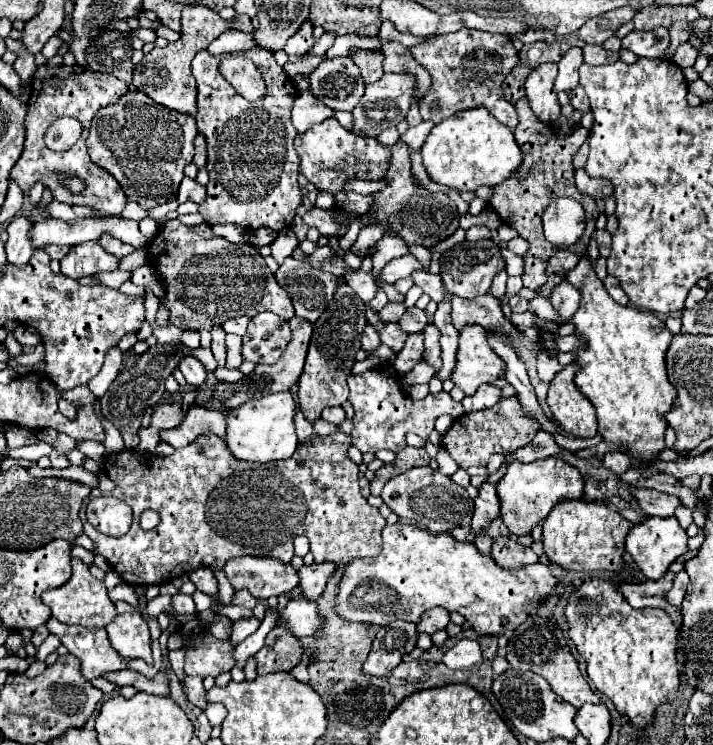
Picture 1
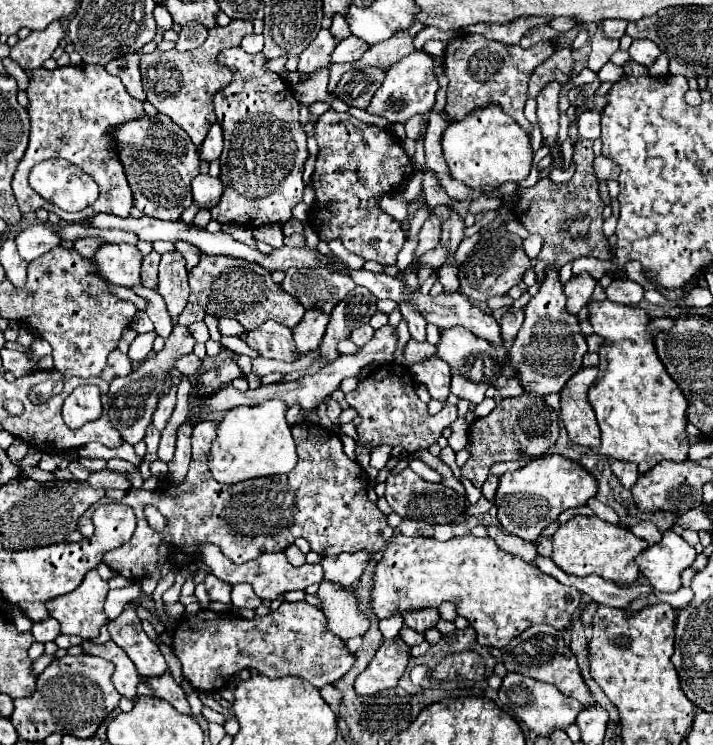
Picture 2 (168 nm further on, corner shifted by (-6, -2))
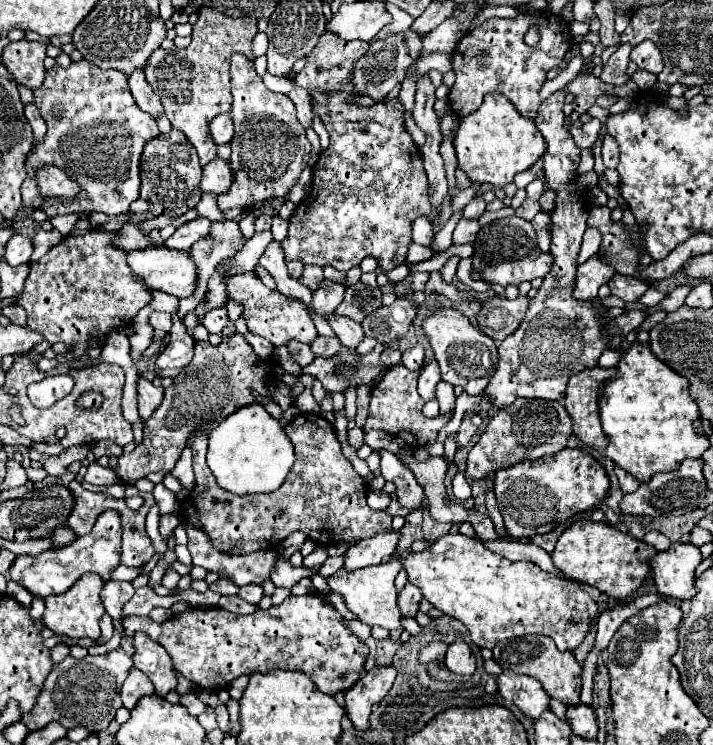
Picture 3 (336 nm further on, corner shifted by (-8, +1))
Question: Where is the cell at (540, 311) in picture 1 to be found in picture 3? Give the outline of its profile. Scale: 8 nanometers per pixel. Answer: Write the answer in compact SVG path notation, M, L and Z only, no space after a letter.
M691 285L679 286L667 295L657 306L647 307L644 311L648 316L659 310L666 311L667 313L674 312L684 305L685 298L692 288L693 286Z

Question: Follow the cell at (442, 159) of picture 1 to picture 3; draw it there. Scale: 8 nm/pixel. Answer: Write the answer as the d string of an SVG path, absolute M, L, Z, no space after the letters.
M488 93L476 113L460 119L460 127L454 135L454 149L460 169L472 183L506 187L516 173L532 167L544 155L546 141L534 121L524 119L504 95Z

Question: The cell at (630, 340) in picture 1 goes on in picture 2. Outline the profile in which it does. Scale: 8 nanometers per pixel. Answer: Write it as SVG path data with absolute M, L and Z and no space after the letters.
M610 300L590 302L588 308L588 320L594 326L594 332L604 338L604 344L598 350L600 374L594 388L588 390L588 400L602 432L598 452L614 460L634 462L640 474L646 474L662 460L684 462L690 448L686 440L688 400L668 376L658 354L654 354L656 332L646 330L650 322L648 314L642 308L614 304Z

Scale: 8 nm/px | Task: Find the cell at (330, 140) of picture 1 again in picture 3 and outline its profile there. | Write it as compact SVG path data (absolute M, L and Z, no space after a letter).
M326 31L306 57L306 67L294 75L296 85L312 91L312 103L316 105L320 119L330 133L330 145L314 165L310 193L290 217L288 237L282 241L286 261L300 257L304 263L332 265L338 271L348 271L370 255L380 263L382 271L388 273L406 259L406 247L412 241L412 221L420 215L432 215L428 201L428 179L420 163L420 151L404 129L402 103L394 99L388 103L360 107L350 99L354 95L350 83L352 65L368 51L368 47L370 45L366 41L346 41L338 35L332 35L332 31Z

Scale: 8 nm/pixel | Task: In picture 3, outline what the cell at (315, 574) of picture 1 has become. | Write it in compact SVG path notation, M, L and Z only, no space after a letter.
M382 533L372 539L362 539L356 545L348 547L344 553L344 569L356 571L360 567L370 567L370 565L380 565L388 561L394 553L394 547L398 543L398 533Z

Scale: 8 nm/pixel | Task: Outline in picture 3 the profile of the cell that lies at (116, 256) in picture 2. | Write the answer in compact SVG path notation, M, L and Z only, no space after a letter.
M146 247L146 249L126 251L126 259L132 273L140 281L144 281L148 289L158 289L178 299L192 295L192 291L196 289L196 269L186 251L170 251L166 247Z

